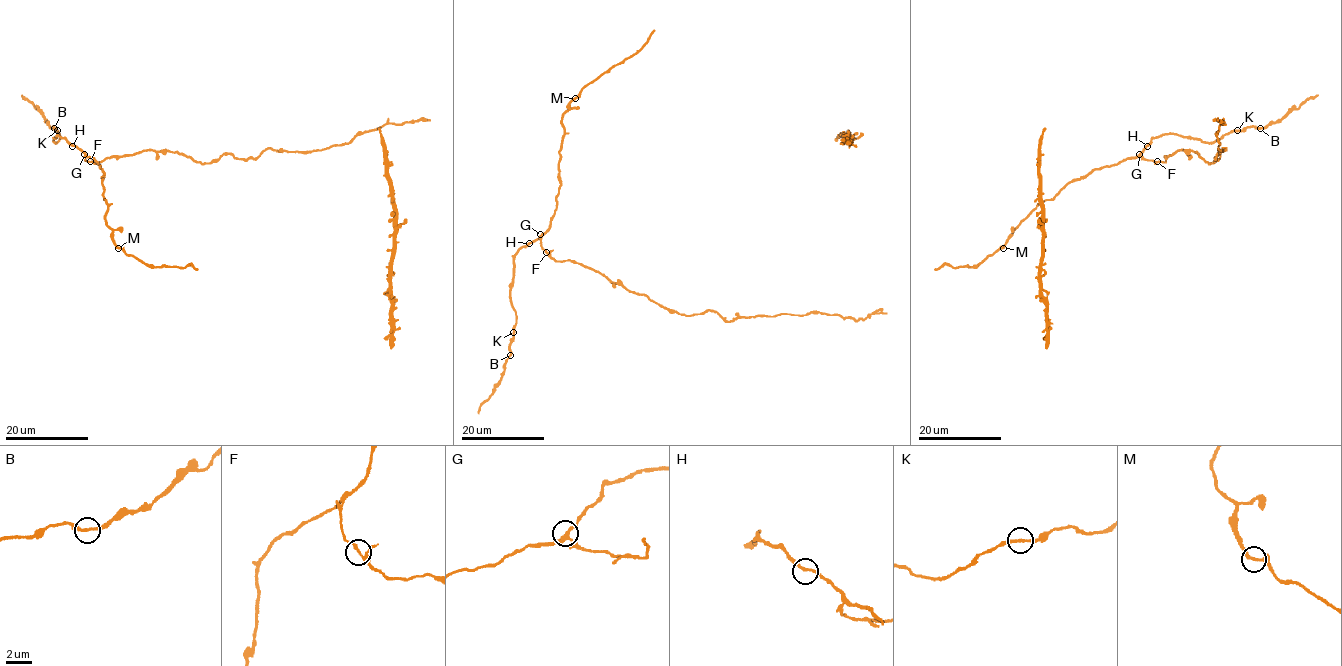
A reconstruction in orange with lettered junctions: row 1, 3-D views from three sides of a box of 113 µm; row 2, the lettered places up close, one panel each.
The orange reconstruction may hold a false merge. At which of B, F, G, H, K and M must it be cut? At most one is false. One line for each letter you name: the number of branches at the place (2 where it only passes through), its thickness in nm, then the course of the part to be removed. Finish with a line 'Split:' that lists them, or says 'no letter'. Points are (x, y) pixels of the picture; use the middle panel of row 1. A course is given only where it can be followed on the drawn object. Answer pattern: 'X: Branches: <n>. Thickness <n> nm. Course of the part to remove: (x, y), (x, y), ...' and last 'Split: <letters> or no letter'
Split: no letter

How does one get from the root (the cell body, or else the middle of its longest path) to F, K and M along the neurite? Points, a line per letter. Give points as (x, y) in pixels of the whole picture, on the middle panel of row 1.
F: (705, 311), (686, 316), (669, 310), (642, 294), (612, 283), (599, 272), (568, 259), (555, 260), (547, 252)
K: (705, 311), (678, 313), (599, 272), (568, 259), (555, 260), (542, 248), (540, 236), (513, 259), (513, 332)
M: (705, 311), (669, 310), (599, 272), (555, 260), (542, 248), (560, 186), (561, 117), (575, 98)

